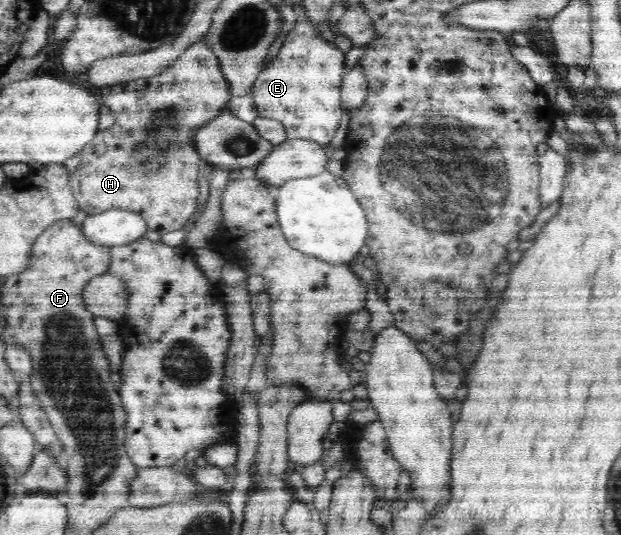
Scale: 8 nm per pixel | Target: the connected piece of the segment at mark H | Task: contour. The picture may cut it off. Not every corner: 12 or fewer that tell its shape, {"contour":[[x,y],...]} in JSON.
{"contour":[[204,40],[100,87],[115,122],[69,174],[79,208],[180,231],[198,128],[233,98]]}

